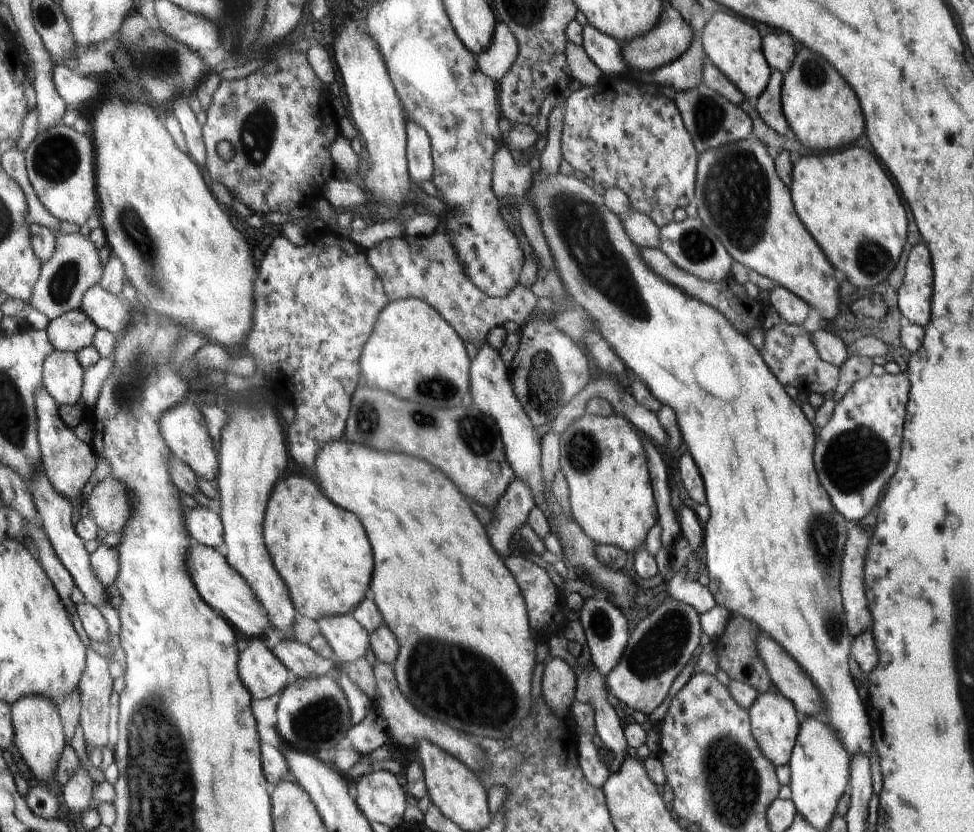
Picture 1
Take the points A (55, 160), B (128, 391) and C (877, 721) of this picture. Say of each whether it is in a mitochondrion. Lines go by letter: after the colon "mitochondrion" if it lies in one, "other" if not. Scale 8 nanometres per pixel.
A: mitochondrion
B: mitochondrion
C: other

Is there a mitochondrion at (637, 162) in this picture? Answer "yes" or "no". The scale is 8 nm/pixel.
no

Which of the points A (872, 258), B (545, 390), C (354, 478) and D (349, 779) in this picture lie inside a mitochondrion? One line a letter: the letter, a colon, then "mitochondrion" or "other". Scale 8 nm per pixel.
A: mitochondrion
B: mitochondrion
C: other
D: other

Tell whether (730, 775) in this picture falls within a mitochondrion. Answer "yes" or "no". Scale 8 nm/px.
yes

